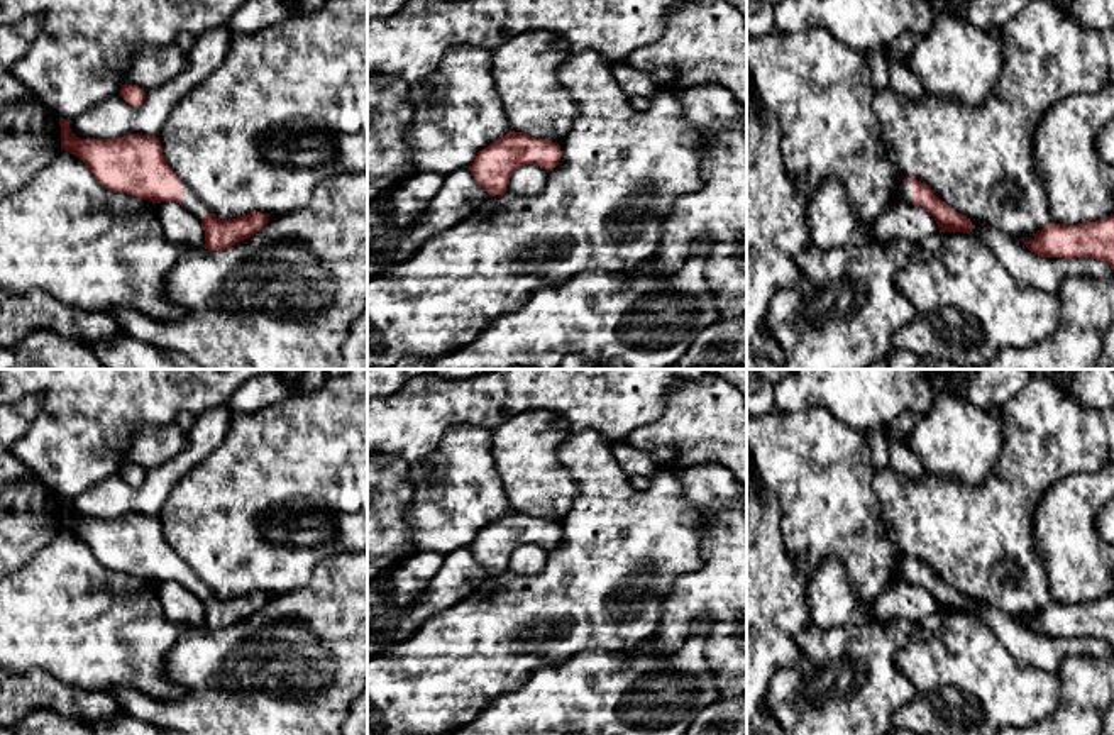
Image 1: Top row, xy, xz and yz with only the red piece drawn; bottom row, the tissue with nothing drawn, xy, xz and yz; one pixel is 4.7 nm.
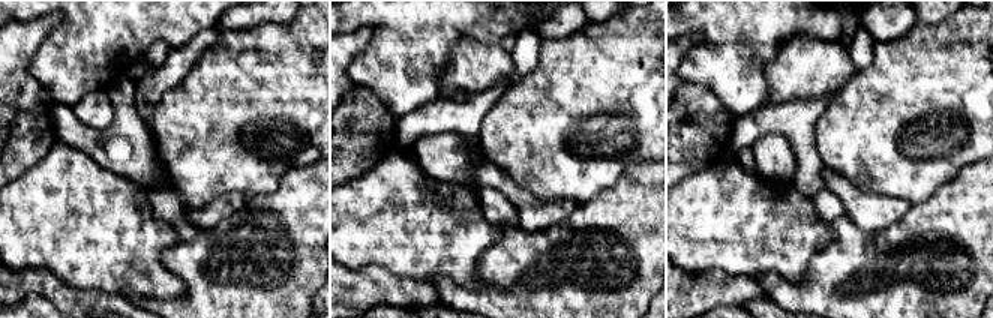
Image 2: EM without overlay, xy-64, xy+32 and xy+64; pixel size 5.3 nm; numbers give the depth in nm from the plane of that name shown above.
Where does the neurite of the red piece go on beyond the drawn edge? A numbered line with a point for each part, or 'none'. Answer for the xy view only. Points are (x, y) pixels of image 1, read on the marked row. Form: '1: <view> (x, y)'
1: xy (190, 200)

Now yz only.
1: yz (904, 192)

